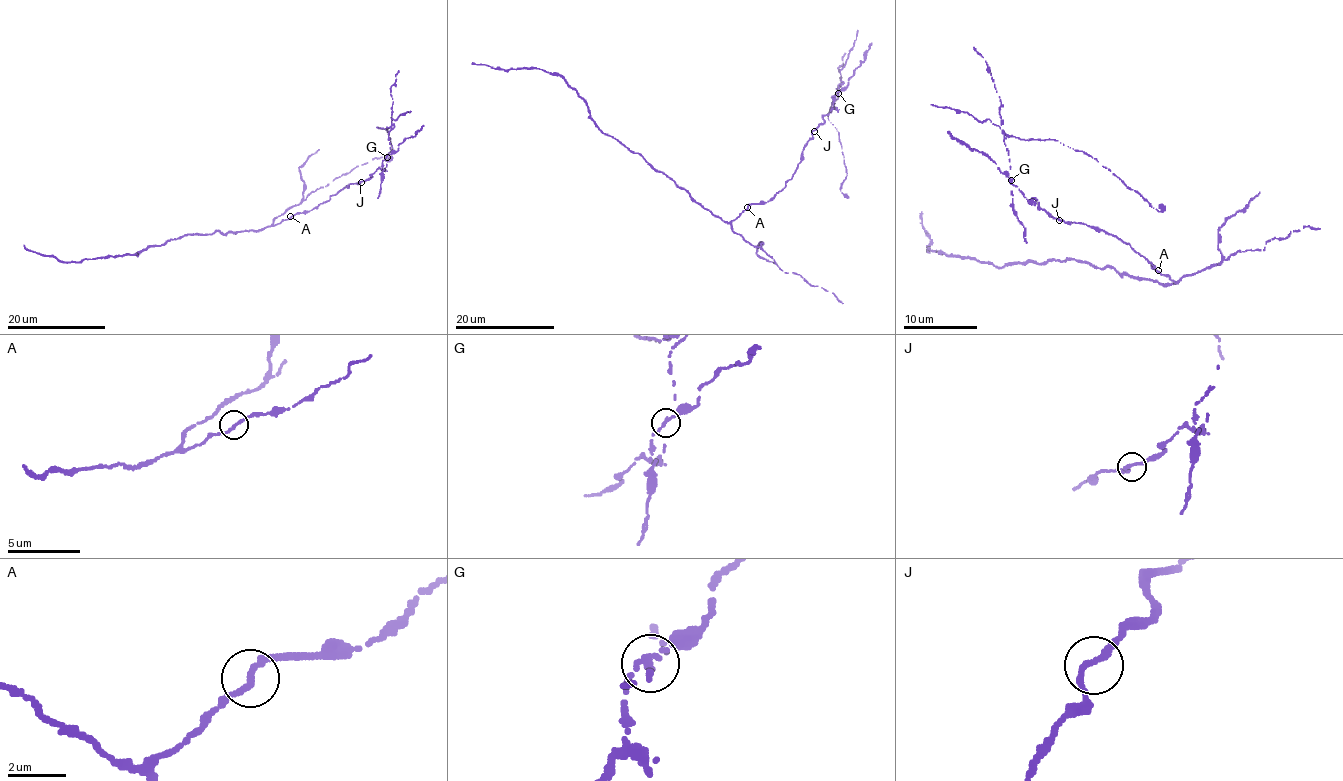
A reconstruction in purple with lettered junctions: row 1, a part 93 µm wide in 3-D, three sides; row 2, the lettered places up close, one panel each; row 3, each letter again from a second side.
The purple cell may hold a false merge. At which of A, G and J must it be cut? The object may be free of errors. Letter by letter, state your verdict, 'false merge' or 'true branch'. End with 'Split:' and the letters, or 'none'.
A: true branch
G: false merge
J: true branch
Split: G

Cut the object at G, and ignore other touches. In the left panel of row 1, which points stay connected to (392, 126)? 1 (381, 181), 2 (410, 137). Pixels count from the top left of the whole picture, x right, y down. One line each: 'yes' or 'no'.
1: yes
2: no

